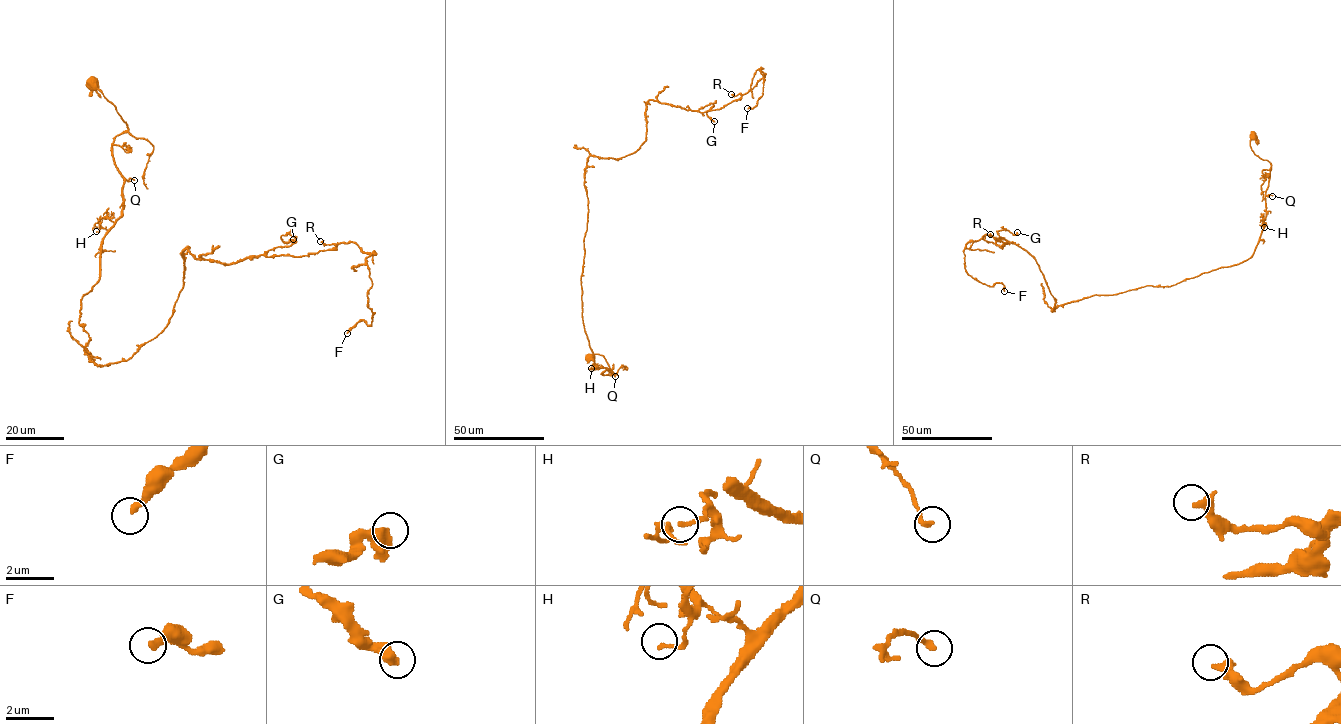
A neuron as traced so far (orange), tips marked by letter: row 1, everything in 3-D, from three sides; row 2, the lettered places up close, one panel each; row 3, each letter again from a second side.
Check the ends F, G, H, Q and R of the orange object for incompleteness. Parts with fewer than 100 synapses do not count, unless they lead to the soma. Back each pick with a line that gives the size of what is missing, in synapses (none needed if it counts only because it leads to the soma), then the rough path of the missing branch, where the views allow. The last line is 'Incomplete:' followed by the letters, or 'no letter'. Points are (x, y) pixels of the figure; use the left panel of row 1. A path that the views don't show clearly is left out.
Incomplete: no letter

